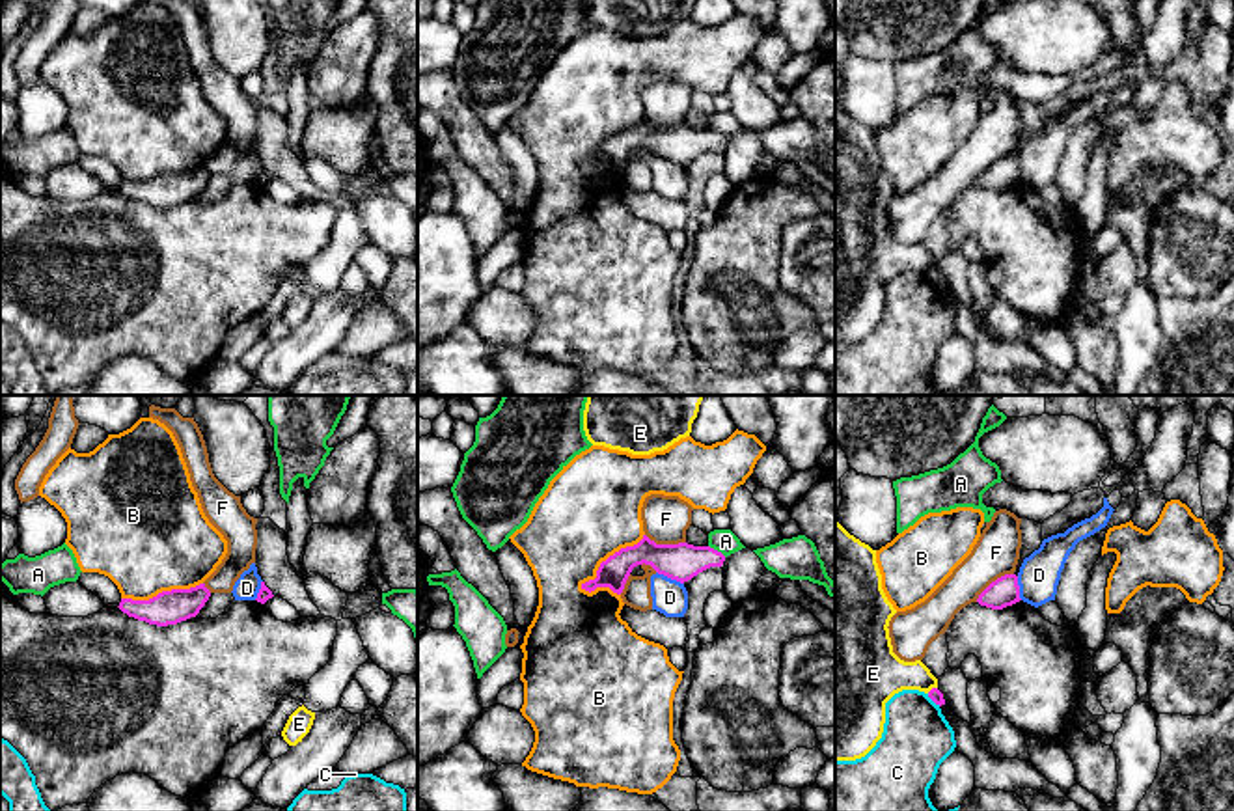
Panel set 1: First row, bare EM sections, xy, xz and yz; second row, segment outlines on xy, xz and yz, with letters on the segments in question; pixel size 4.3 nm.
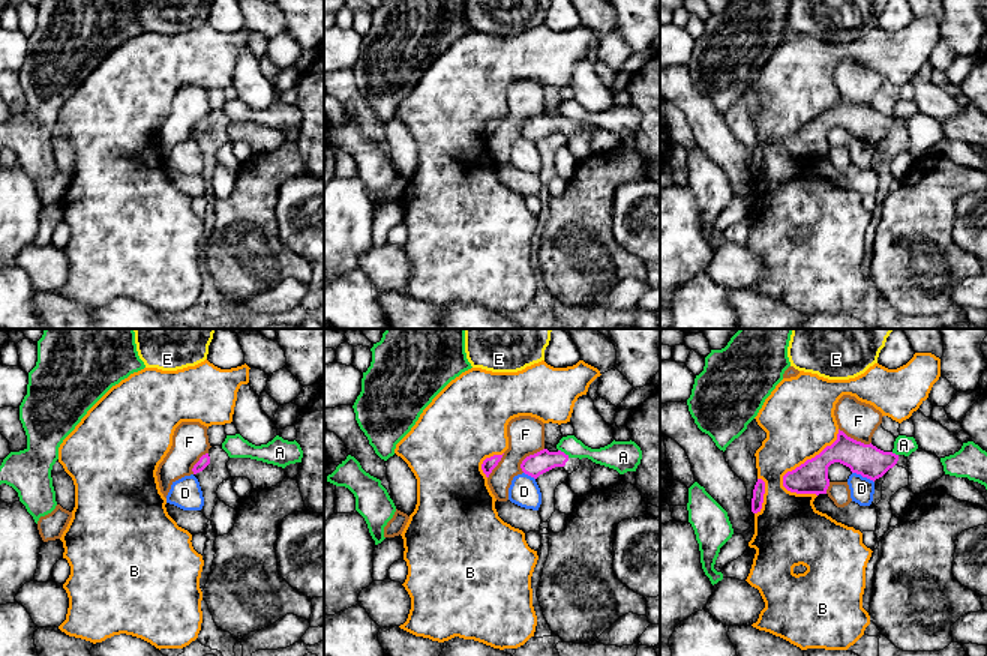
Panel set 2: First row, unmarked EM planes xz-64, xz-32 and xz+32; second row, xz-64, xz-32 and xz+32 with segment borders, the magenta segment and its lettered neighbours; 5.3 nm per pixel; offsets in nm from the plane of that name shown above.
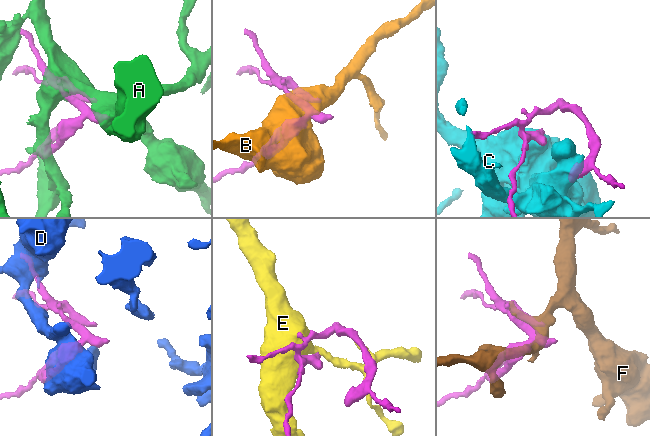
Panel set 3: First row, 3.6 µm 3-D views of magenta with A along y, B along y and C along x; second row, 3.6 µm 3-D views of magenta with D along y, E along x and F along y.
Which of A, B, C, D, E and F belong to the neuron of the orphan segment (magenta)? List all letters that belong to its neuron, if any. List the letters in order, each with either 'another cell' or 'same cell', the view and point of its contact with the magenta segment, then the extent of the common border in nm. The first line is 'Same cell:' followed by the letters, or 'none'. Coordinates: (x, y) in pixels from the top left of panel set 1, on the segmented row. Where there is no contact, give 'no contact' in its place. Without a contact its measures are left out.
Same cell: none
A: another cell | xz (716, 550) | 90 nm
B: another cell | xz (610, 556) | 360 nm
C: another cell | yz (934, 701) | 80 nm
D: another cell | xz (670, 577) | 130 nm
E: another cell | yz (932, 688) | 50 nm
F: another cell | yz (992, 582) | 200 nm

